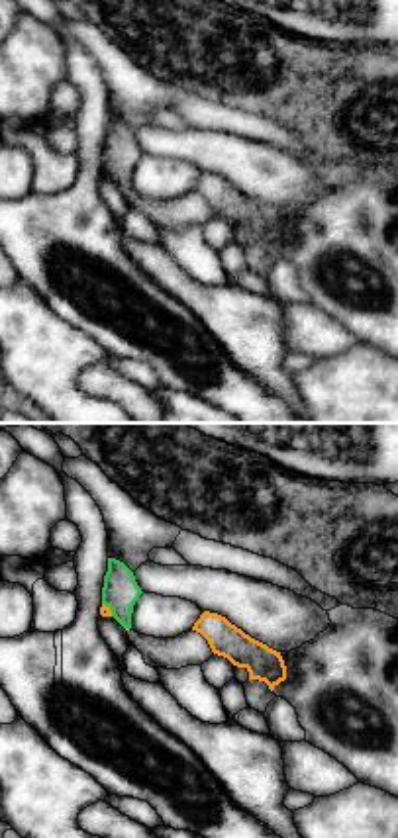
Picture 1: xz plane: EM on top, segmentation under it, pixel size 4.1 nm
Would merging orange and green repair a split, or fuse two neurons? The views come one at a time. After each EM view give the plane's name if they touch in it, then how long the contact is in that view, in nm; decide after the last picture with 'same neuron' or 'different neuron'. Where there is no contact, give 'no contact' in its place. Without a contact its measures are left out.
contact in xz; length 80 nm

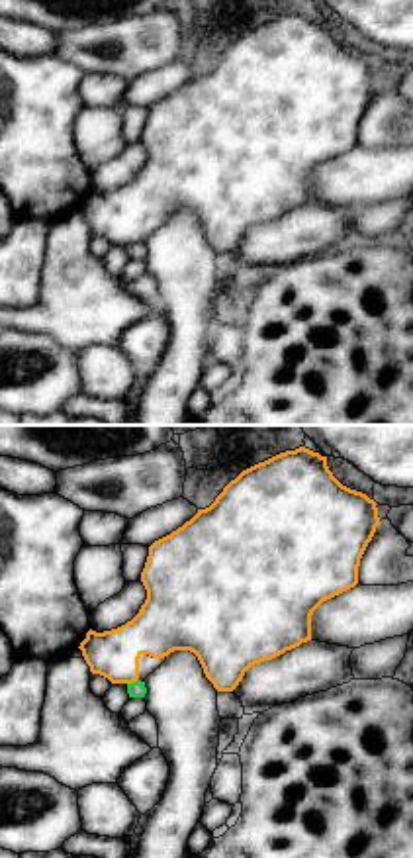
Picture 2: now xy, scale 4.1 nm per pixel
contact in xy; length 50 nm

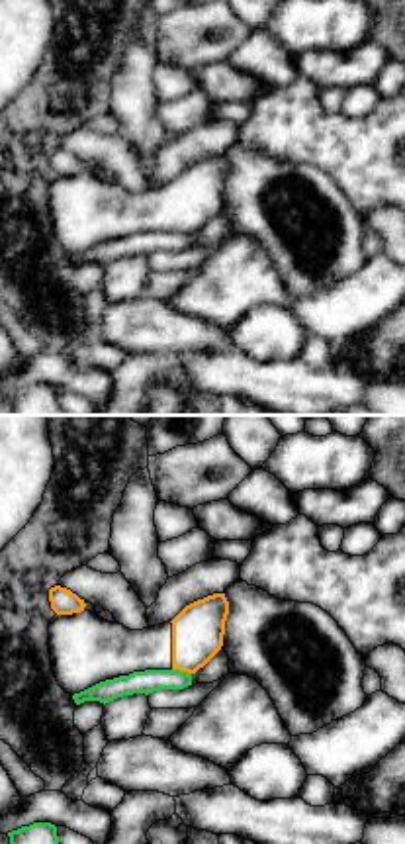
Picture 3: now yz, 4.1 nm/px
contact in yz; length 80 nm

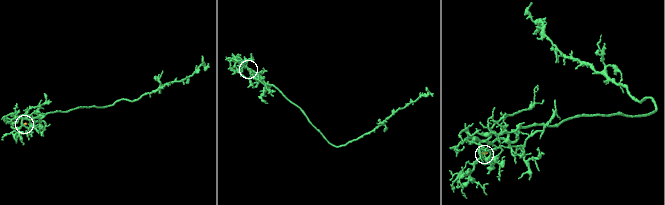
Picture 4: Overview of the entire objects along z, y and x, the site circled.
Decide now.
different neuron

